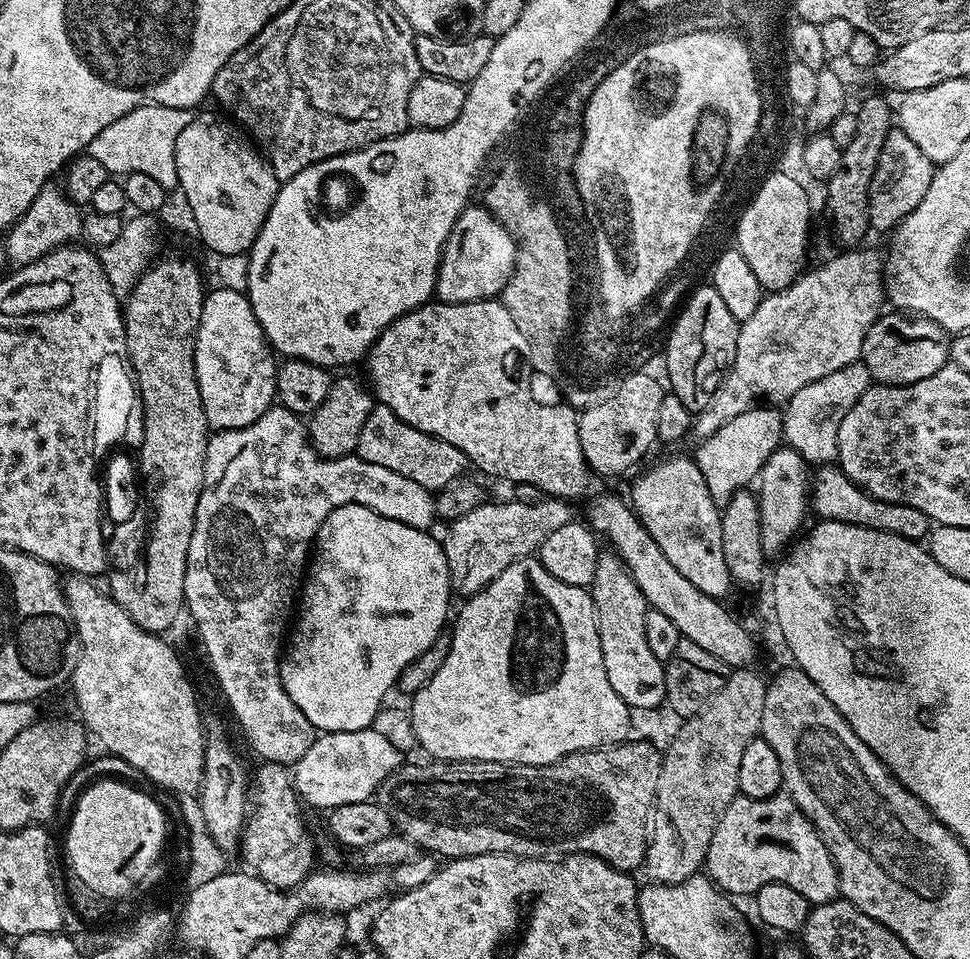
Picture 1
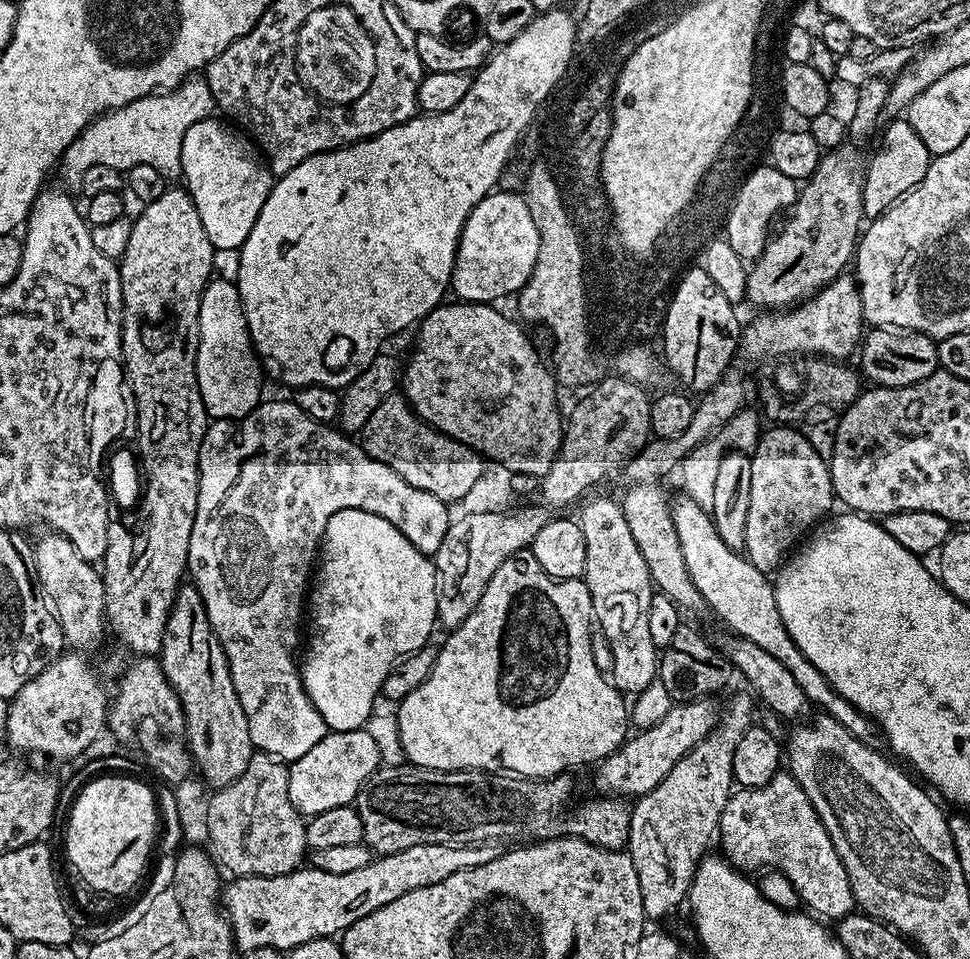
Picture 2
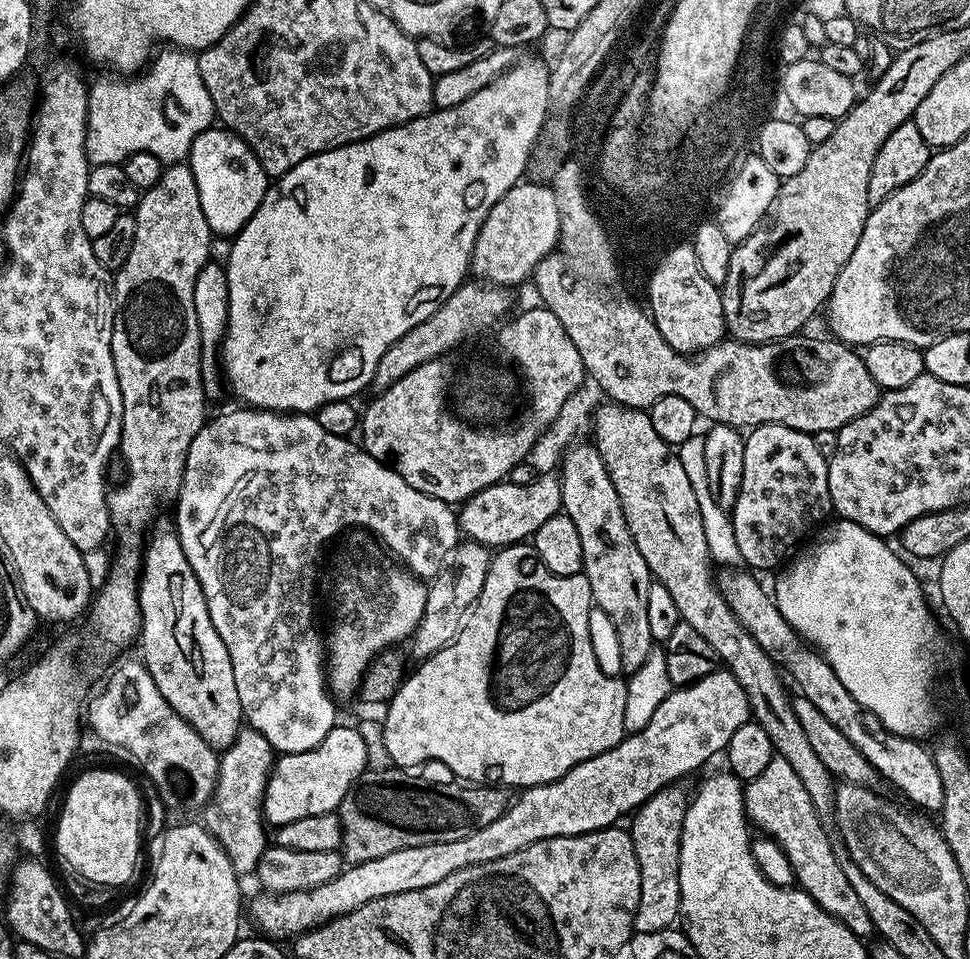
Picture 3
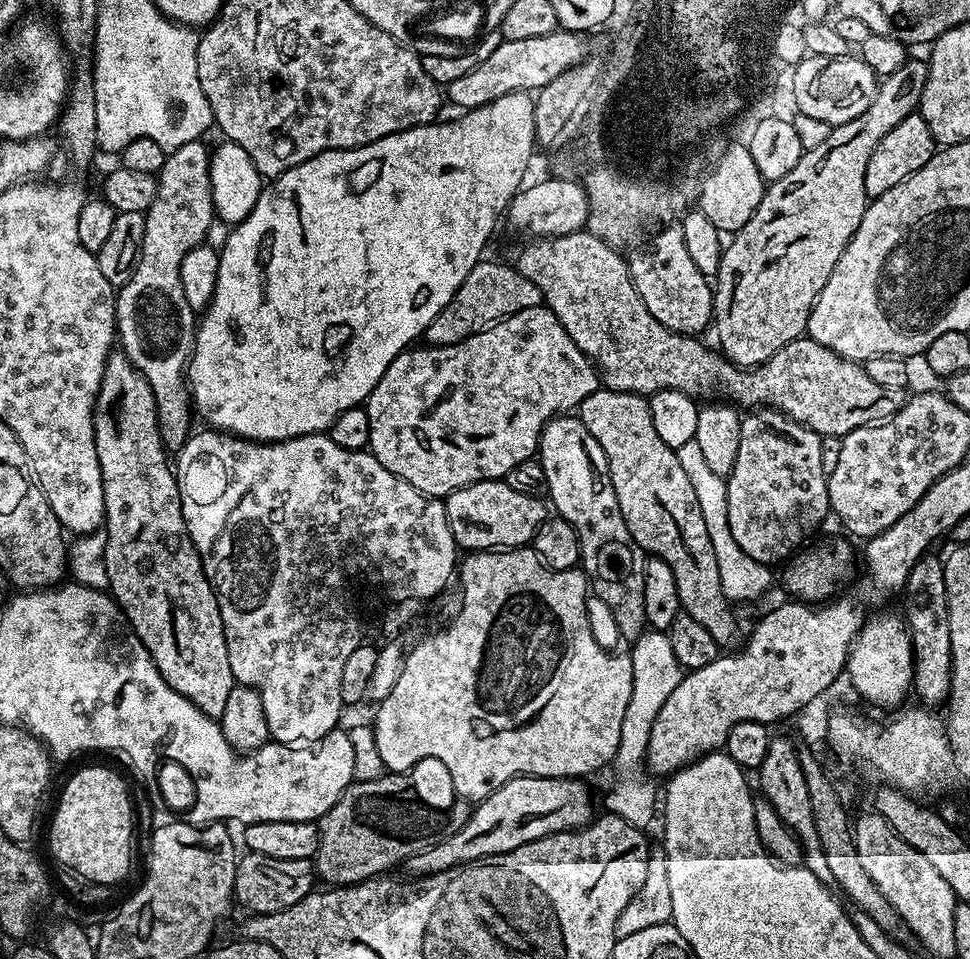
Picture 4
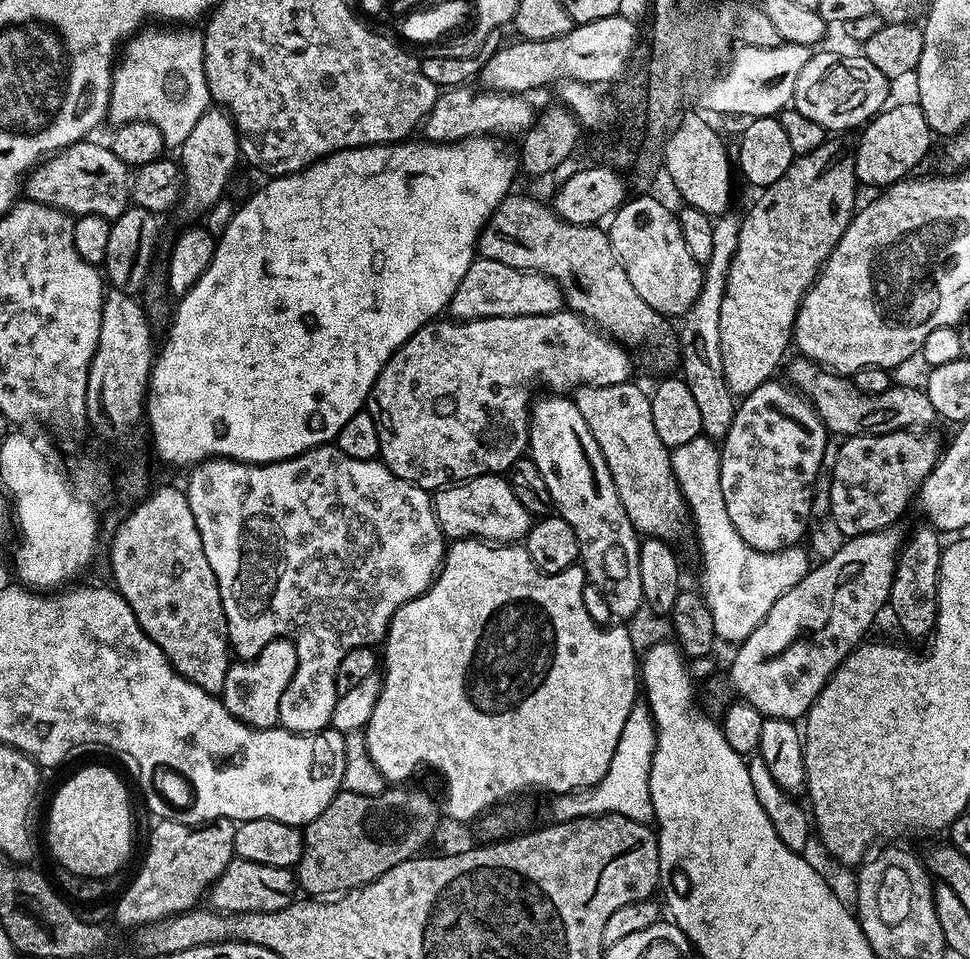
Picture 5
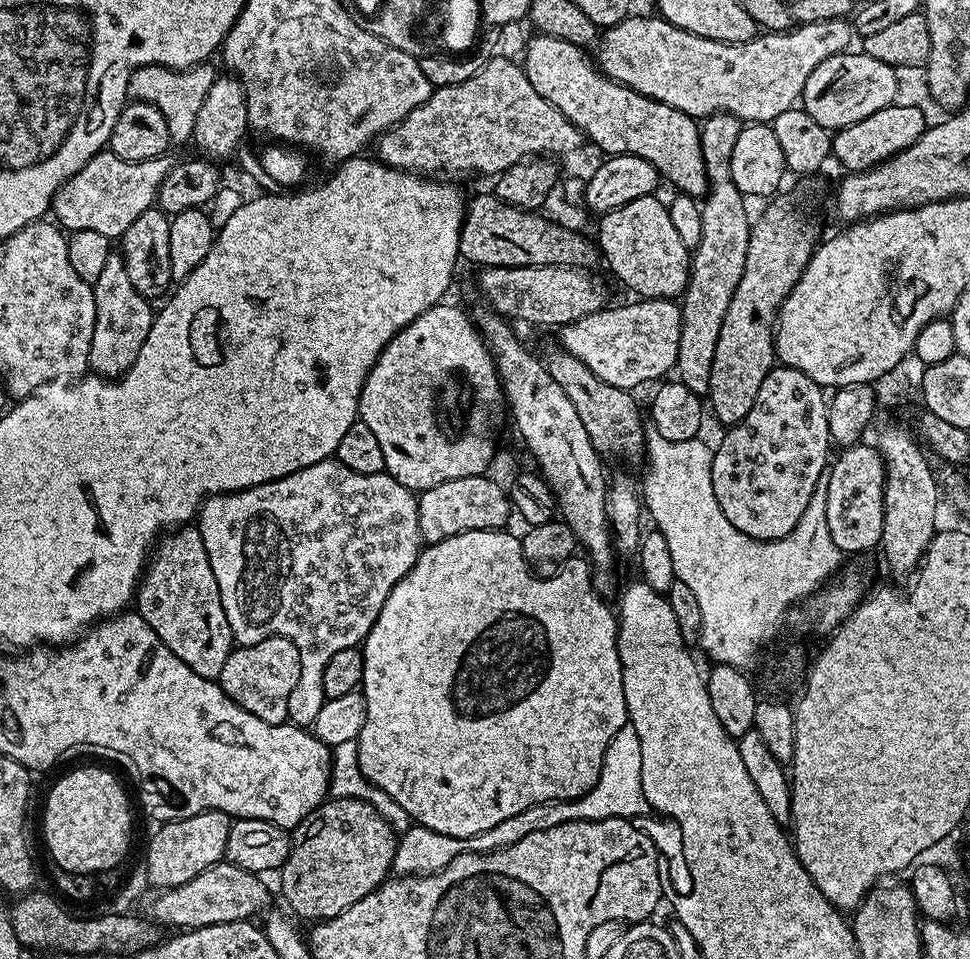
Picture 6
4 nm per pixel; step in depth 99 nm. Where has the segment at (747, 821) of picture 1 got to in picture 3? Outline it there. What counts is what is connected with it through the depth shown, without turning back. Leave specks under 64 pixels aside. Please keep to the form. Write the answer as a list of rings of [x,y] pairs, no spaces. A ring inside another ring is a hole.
[[[773,755],[766,770],[762,770],[758,778],[747,781],[742,791],[744,813],[747,814],[751,827],[760,828],[756,830],[771,837],[785,852],[799,888],[810,894],[810,898],[814,898],[814,902],[818,902],[818,906],[822,906],[826,914],[842,922],[846,930],[861,938],[872,936],[874,929],[870,917],[835,857],[832,849],[833,837],[829,829],[824,828],[819,821],[814,802],[810,802],[810,794],[806,794],[806,786],[802,786],[802,781],[798,774],[794,774],[790,762],[786,762],[786,758]]]

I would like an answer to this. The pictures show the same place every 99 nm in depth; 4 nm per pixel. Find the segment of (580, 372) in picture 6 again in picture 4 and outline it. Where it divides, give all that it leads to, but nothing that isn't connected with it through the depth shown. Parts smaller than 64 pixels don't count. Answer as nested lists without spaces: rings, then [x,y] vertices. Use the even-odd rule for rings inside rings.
[[[601,386],[596,389],[594,394],[590,394],[581,402],[578,415],[586,426],[586,430],[590,430],[590,434],[594,434],[598,446],[602,446],[602,454],[606,454],[606,466],[610,474],[610,482],[614,486],[614,494],[618,498],[618,510],[622,510],[622,518],[626,522],[634,542],[649,557],[666,562],[666,566],[670,566],[670,571],[674,574],[674,582],[678,585],[678,598],[682,611],[690,614],[690,618],[694,618],[694,622],[698,622],[698,626],[703,626],[709,632],[710,638],[714,638],[717,644],[727,646],[736,636],[736,616],[732,613],[733,605],[724,597],[722,578],[718,574],[718,558],[714,558],[714,546],[710,546],[710,534],[706,534],[706,518],[702,518],[702,506],[698,506],[698,494],[694,494],[694,486],[690,486],[690,478],[686,478],[686,470],[682,470],[682,462],[678,462],[676,449],[666,446],[666,442],[662,442],[662,438],[658,438],[658,430],[654,430],[654,418],[650,418],[648,400],[633,392],[615,392],[612,388]]]

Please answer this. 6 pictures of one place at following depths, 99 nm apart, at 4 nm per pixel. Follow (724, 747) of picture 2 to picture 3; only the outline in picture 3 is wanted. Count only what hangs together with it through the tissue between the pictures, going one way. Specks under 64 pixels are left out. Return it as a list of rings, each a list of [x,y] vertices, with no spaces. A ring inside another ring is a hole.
[[[669,786],[661,790],[660,792],[655,792],[653,796],[649,798],[645,804],[640,805],[639,808],[633,813],[632,824],[629,825],[629,832],[631,834],[631,840],[634,842],[634,850],[635,857],[638,858],[638,866],[639,866],[639,882],[640,882],[640,890],[639,890],[639,908],[635,914],[635,922],[633,924],[633,929],[636,932],[640,933],[656,933],[662,931],[662,929],[666,929],[671,927],[678,919],[680,913],[680,900],[681,900],[681,887],[678,884],[678,858],[680,857],[681,852],[681,830],[682,830],[682,822],[684,821],[684,815],[686,814],[686,810],[688,809],[688,801],[689,797],[687,795],[684,796],[684,792],[680,789],[680,786]]]

